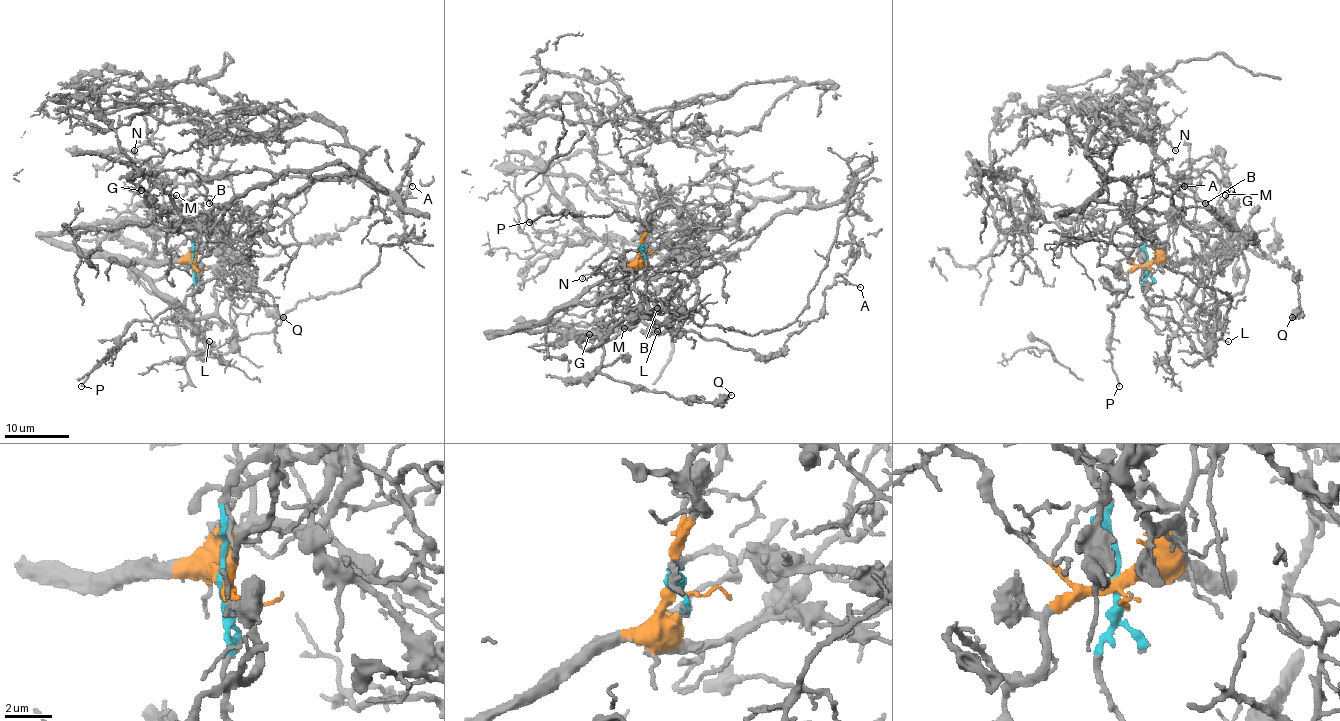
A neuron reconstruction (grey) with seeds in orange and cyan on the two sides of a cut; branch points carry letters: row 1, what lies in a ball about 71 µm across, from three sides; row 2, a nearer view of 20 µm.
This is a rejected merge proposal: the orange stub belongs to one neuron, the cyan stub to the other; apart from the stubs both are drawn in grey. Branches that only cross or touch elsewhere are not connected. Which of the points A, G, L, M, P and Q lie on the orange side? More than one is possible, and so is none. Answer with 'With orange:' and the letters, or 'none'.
With orange: G, L, M, P, Q

